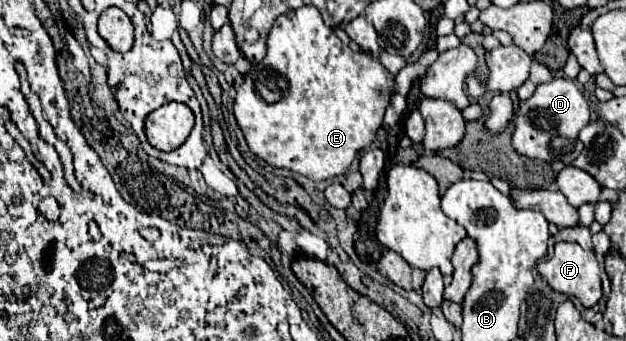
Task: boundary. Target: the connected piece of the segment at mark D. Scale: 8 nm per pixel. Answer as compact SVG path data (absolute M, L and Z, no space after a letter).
M555 77L553 81L539 85L527 101L521 101L513 119L513 147L517 153L531 159L541 159L547 163L561 161L565 165L571 165L583 149L579 131L589 123L589 119L589 103L577 85L571 79Z

